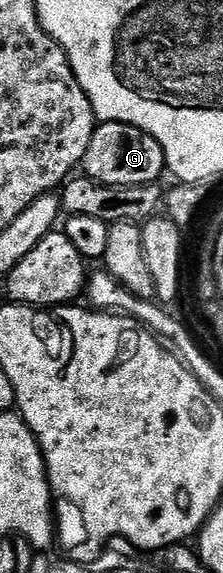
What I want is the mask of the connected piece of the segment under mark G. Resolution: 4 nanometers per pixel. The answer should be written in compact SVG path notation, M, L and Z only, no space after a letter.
M101 122L90 137L82 171L87 178L93 179L101 187L118 185L146 185L157 182L165 174L164 150L150 133L129 123Z

